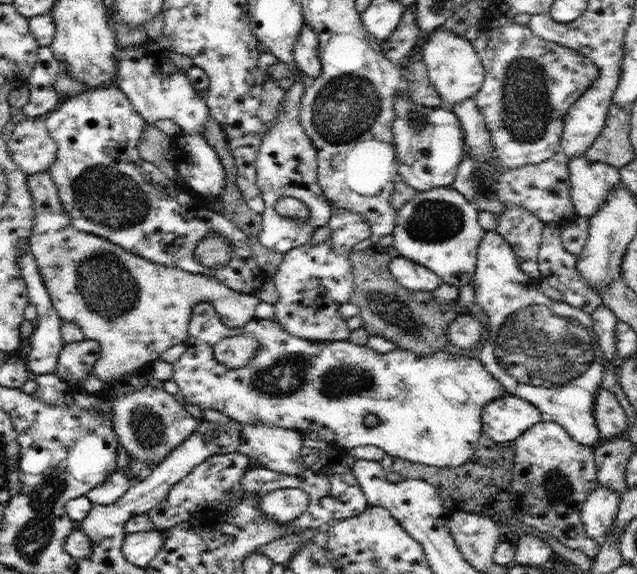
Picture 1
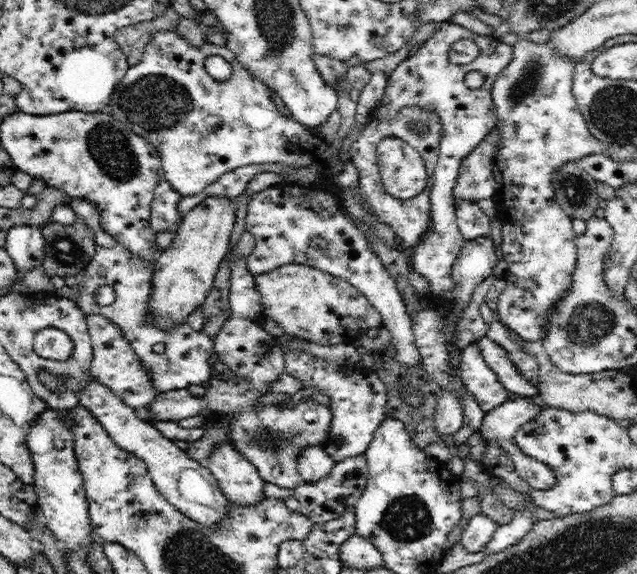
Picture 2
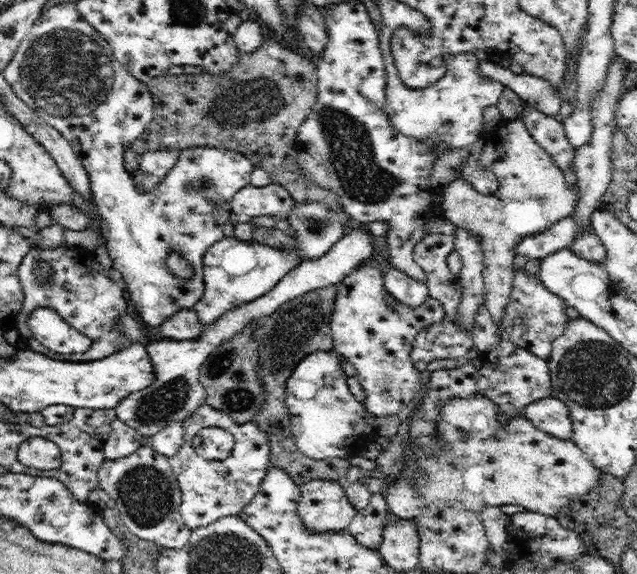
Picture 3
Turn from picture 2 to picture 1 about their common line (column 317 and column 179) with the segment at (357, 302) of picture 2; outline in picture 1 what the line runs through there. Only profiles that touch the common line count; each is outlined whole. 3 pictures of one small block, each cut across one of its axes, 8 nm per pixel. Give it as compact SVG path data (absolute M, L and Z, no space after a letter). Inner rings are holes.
M49 171L28 175L27 184L35 203L30 252L37 261L42 282L46 285L52 304L63 323L76 324L88 340L98 342L100 355L96 359L94 373L102 382L110 382L114 377L134 372L148 363L152 364L170 347L184 343L188 338L191 317L197 304L212 304L219 320L227 328L242 328L255 319L256 306L260 303L260 298L256 295L238 292L216 277L155 264L109 242L108 239L75 230L63 212Z

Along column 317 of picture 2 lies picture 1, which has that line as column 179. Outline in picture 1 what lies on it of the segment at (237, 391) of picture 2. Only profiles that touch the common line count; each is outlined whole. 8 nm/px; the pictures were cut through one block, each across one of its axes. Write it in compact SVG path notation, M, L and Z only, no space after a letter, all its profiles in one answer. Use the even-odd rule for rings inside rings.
M146 384L142 390L134 390L122 396L114 396L112 400L113 423L119 444L122 445L134 461L159 465L167 455L182 444L199 425L200 419L195 419L187 412L174 395Z

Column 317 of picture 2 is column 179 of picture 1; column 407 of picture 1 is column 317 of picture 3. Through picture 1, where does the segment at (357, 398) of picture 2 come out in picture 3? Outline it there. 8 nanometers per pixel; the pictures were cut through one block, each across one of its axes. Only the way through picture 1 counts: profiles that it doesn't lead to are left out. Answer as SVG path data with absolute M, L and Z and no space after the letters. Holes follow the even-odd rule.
M335 350L310 353L294 367L287 379L286 404L290 411L293 435L300 452L313 460L349 460L368 441L377 437L375 416L350 392L348 376L340 365L342 359L343 356Z

